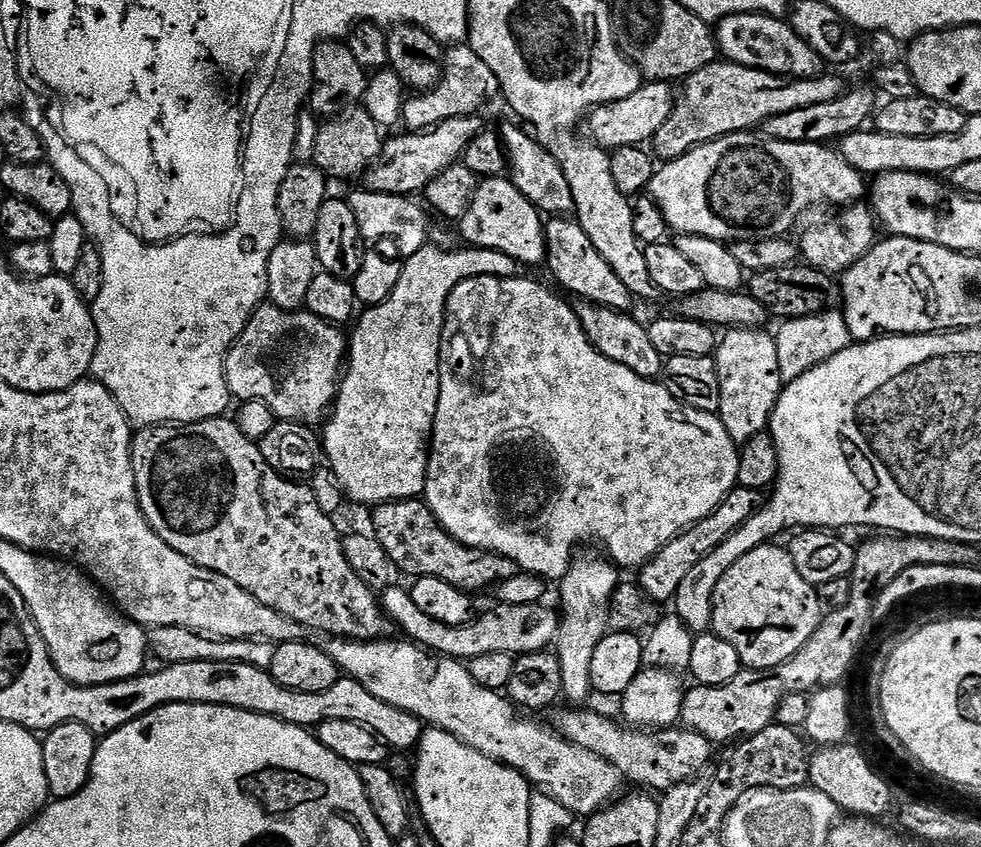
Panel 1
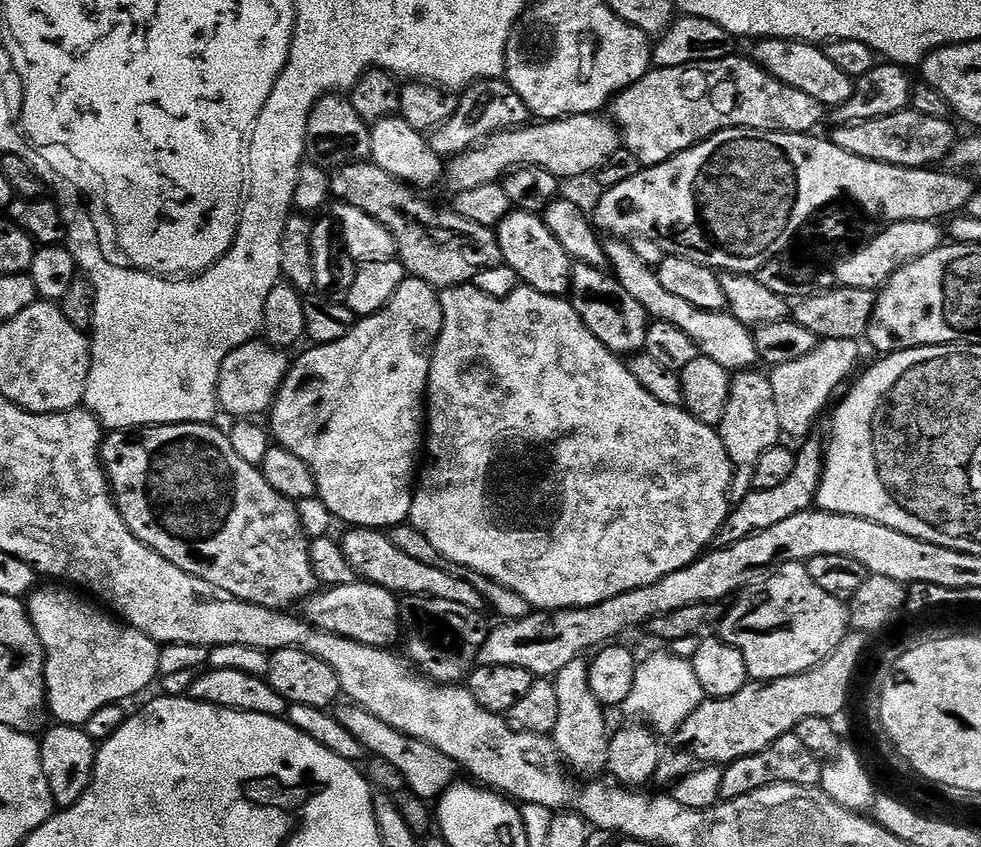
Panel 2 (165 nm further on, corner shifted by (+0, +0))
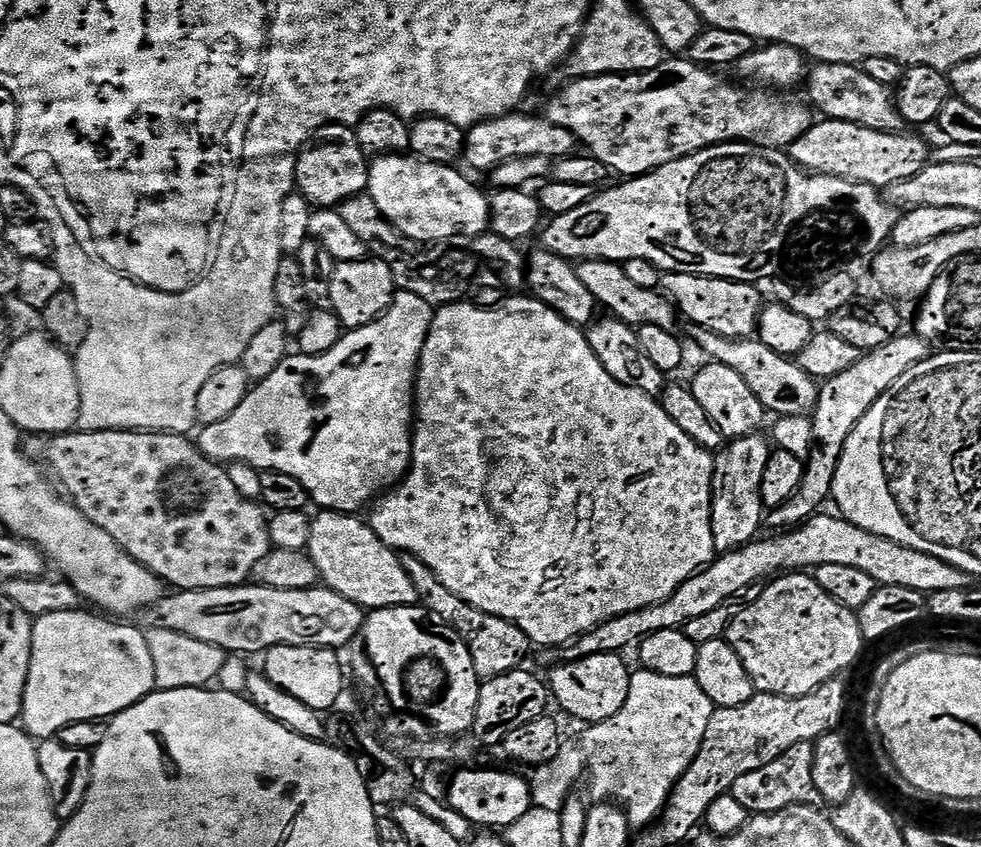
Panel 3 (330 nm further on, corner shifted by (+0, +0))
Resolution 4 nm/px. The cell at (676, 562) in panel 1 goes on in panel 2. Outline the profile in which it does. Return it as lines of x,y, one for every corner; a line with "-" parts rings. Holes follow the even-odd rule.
808,438
803,441
796,452
796,465
794,474
777,486
774,490
753,490
746,494
746,498
735,501
734,507
729,511
727,520
720,528
715,543
721,548
734,546
734,542
742,542
742,538
750,538
762,530
770,530
770,526
778,526
778,522
786,522
786,518
794,518
794,514
809,511
815,505
816,495
820,489
820,479
824,473
823,439

